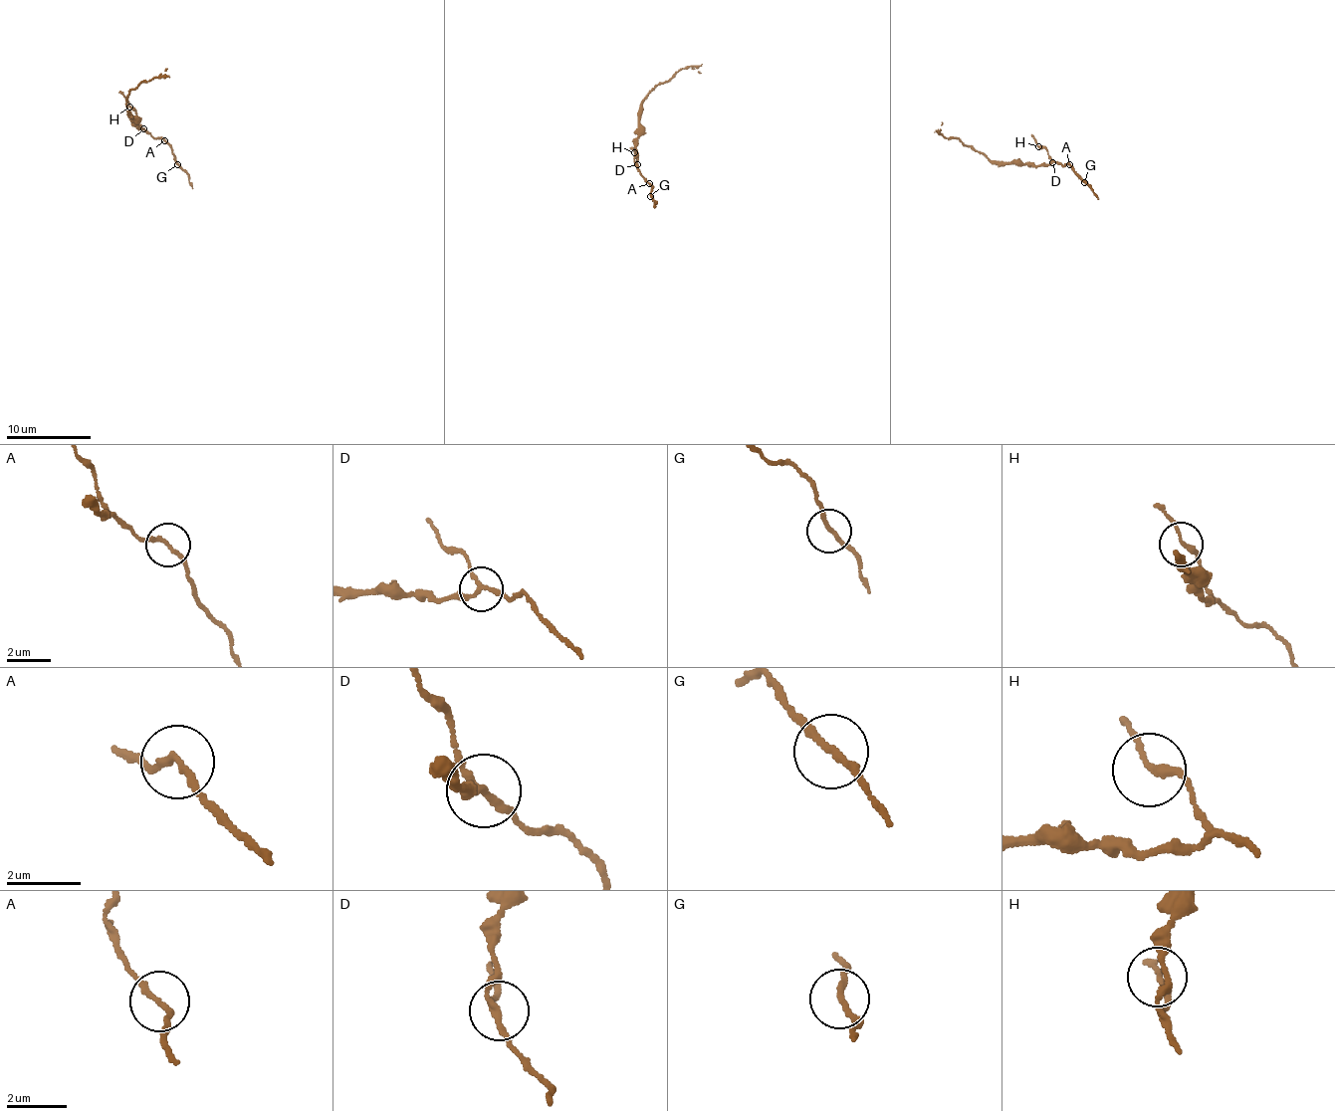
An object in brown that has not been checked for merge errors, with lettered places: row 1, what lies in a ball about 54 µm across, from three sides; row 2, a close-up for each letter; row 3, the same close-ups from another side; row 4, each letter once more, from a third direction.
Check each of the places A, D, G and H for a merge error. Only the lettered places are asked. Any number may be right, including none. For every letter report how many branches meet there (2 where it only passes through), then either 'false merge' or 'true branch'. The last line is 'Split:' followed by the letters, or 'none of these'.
A: 2 | true branch
D: 3 | false merge
G: 2 | true branch
H: 2 | true branch
Split: D

